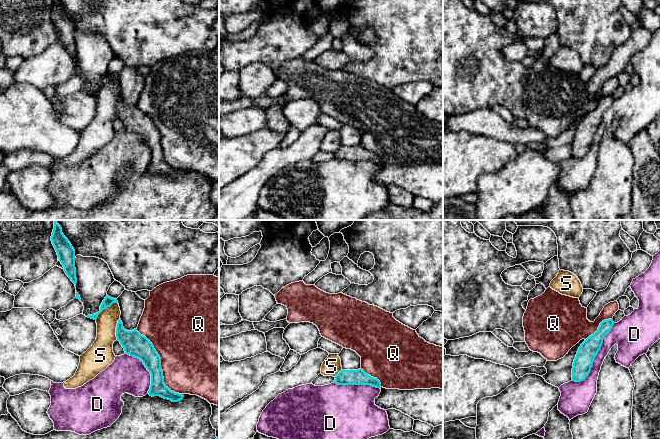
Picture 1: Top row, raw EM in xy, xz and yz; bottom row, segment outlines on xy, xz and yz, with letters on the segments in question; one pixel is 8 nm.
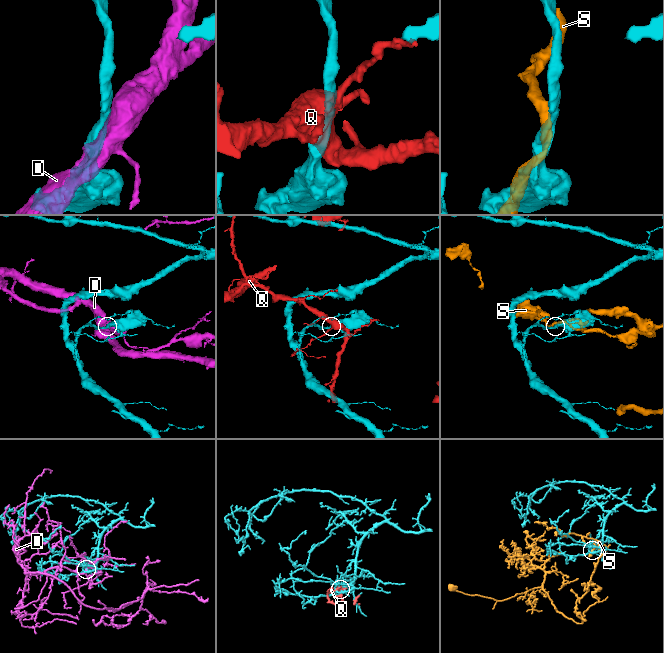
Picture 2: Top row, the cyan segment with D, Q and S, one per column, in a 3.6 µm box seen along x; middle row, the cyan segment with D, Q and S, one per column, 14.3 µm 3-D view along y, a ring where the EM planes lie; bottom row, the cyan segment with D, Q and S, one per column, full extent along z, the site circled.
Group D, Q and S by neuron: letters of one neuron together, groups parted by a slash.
D / Q / S

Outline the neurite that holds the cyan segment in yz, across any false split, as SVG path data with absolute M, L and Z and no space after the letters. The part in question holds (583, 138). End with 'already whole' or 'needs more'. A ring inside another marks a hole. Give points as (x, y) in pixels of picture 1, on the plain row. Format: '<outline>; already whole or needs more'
M612 95L602 97L598 106L581 120L573 138L572 157L581 158L589 151L603 115L611 107L613 101Z; already whole

